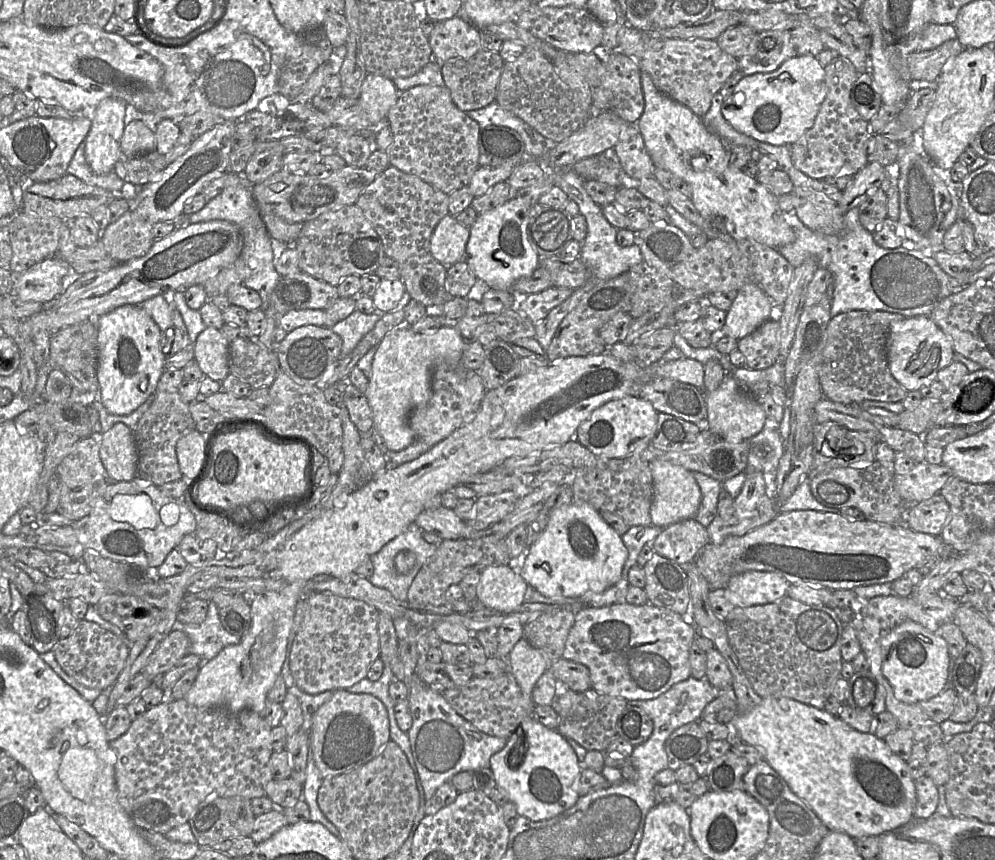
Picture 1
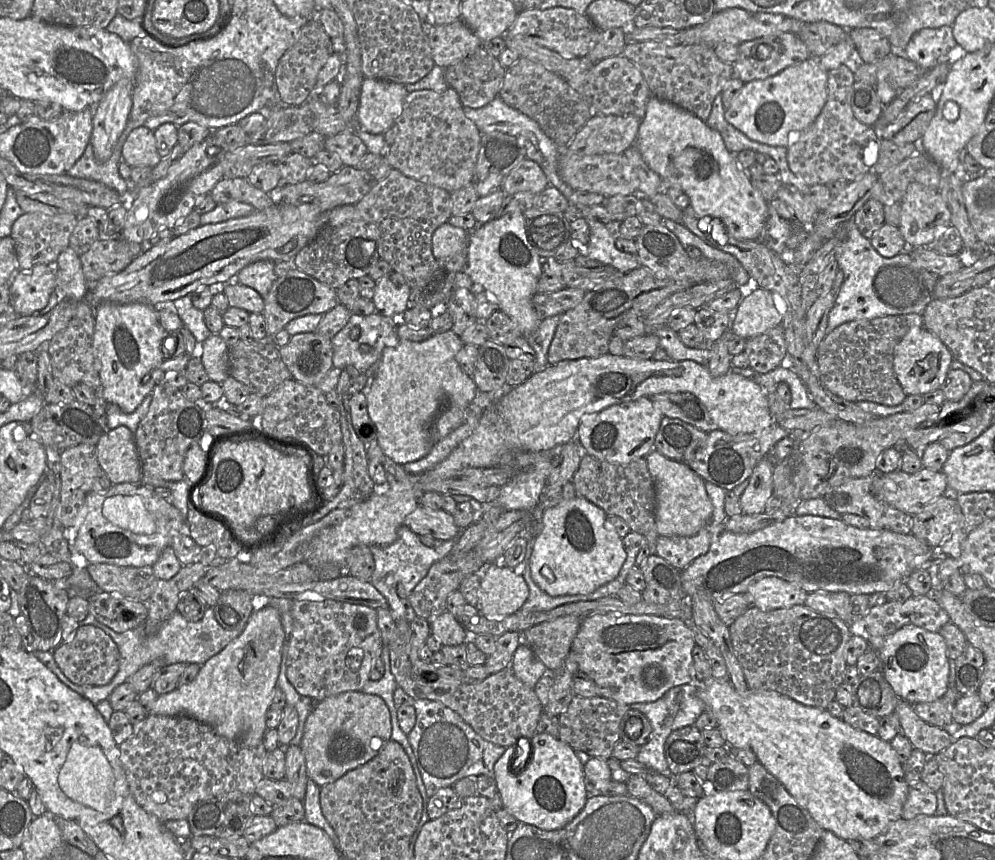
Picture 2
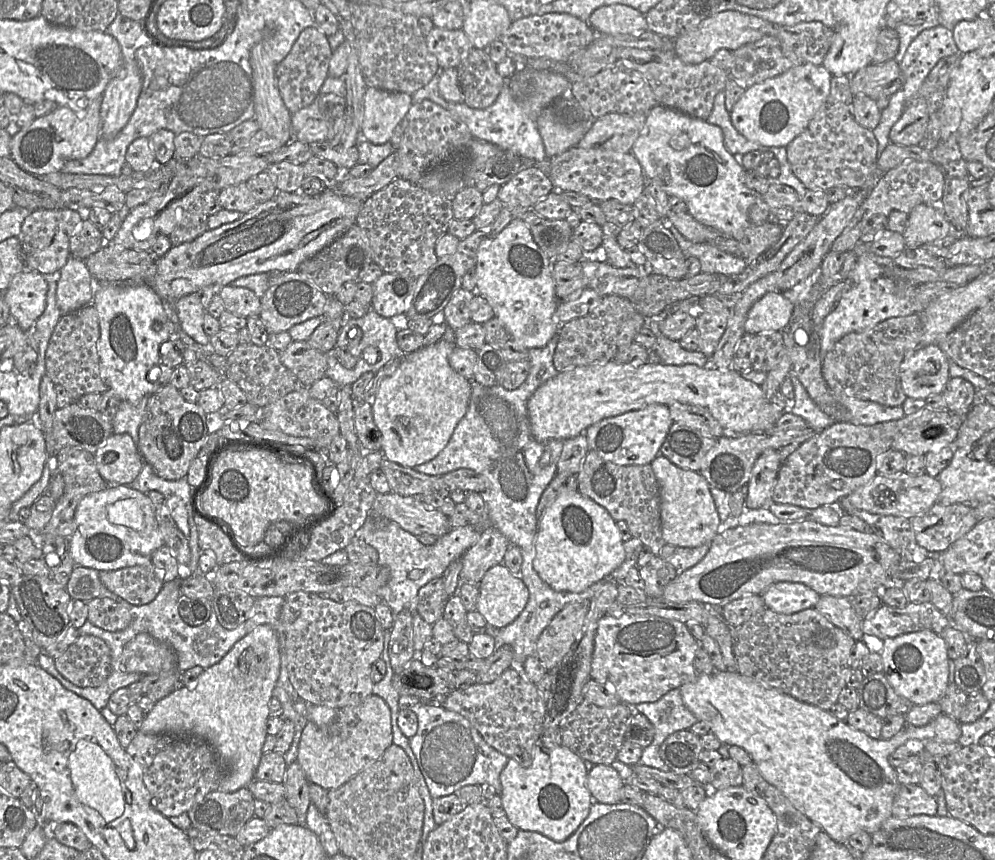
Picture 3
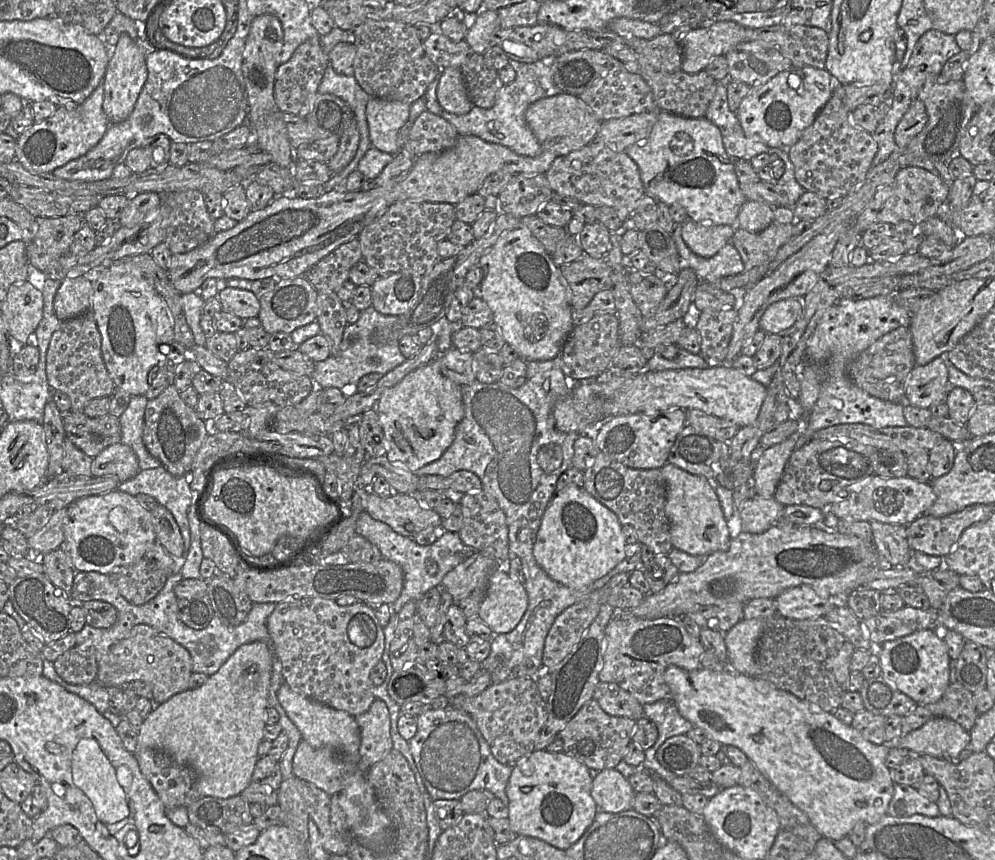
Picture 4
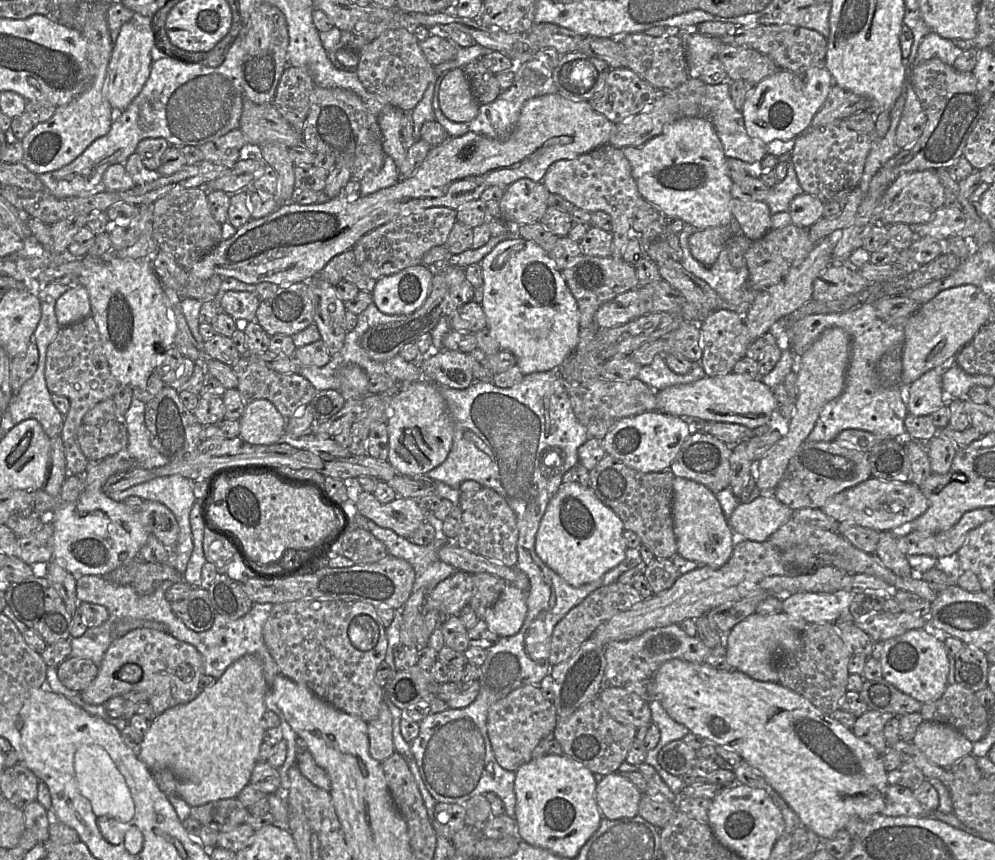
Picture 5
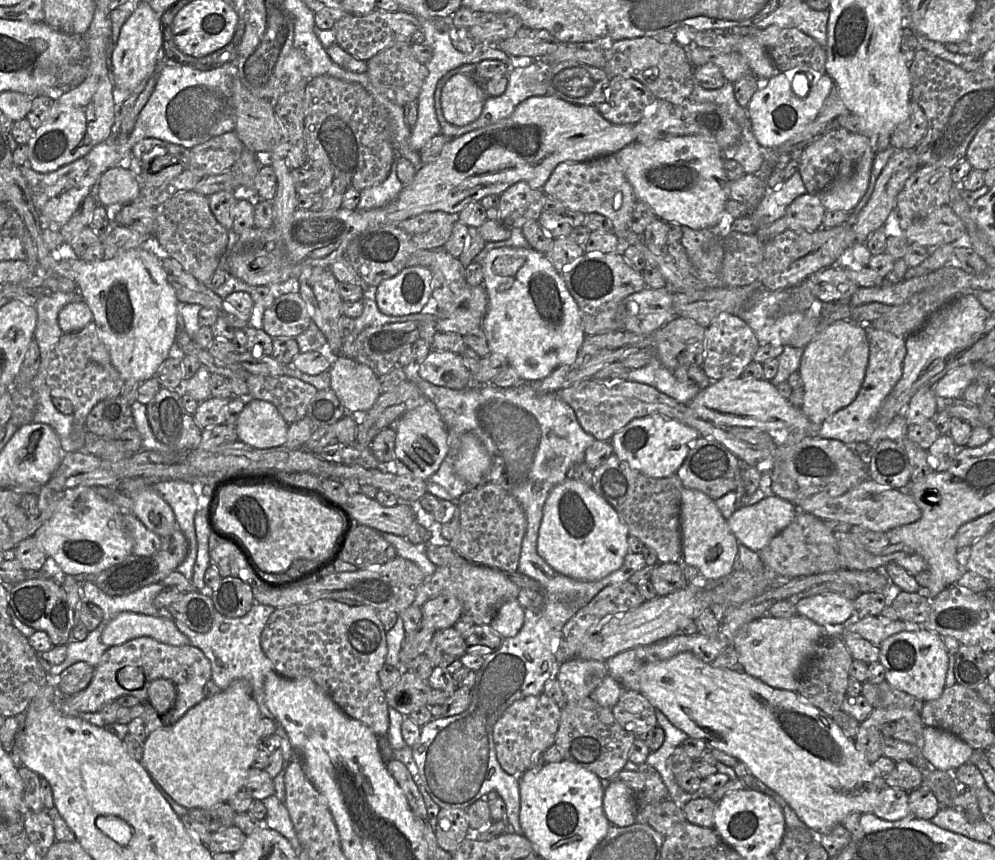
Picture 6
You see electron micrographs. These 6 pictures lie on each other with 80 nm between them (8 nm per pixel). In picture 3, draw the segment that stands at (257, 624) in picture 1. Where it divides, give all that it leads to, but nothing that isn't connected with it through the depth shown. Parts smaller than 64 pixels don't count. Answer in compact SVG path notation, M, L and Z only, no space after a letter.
M269 625L255 627L240 639L215 665L205 669L193 685L180 685L158 700L140 727L145 734L194 737L208 743L215 751L225 774L218 791L231 793L247 787L254 779L267 734L269 701L280 674L280 654L276 632Z

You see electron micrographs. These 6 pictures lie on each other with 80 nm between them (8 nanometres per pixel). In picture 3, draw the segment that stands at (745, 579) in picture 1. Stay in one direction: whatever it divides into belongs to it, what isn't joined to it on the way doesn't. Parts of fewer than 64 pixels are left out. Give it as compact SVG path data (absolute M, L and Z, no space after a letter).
M778 582L771 585L761 597L769 610L790 615L814 608L820 595L801 583Z

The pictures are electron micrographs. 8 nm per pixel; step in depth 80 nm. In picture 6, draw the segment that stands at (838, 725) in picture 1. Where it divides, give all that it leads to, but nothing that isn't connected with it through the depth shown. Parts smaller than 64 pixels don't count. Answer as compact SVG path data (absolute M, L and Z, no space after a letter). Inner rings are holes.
M682 652L667 660L656 661L646 665L641 670L640 693L642 693L656 708L661 710L670 722L689 737L703 739L708 748L720 749L742 761L750 769L755 777L760 779L768 787L779 793L795 811L797 816L810 830L822 834L828 833L836 824L841 822L851 813L870 813L878 805L879 794L882 789L888 787L884 778L879 776L873 765L867 760L862 751L857 749L854 739L844 735L842 729L820 708L812 705L799 692L774 688L745 671L738 672L724 668L713 667L705 663L691 652ZM925 726L923 731L923 756L932 766L951 772L969 762L974 750L954 734L942 729Z

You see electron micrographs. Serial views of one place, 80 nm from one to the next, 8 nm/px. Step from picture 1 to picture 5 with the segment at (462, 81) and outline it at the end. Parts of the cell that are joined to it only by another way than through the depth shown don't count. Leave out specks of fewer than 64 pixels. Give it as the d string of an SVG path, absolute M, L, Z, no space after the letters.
M481 59L470 62L463 68L463 71L480 105L493 102L501 94L502 90L496 75L484 66Z

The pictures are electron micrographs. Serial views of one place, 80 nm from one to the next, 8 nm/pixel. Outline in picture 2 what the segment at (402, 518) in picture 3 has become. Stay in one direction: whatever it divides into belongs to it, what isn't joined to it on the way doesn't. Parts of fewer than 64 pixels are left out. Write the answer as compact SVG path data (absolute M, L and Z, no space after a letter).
M421 505L406 516L403 525L419 536L430 535L438 541L456 539L461 532L451 513L443 509L428 509Z

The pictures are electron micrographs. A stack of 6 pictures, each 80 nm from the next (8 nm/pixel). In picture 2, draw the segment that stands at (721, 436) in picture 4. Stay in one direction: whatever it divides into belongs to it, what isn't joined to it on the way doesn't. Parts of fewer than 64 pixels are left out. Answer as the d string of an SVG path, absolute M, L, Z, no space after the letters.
M660 393L650 398L664 416L682 420L706 433L718 429L707 408L692 393Z

